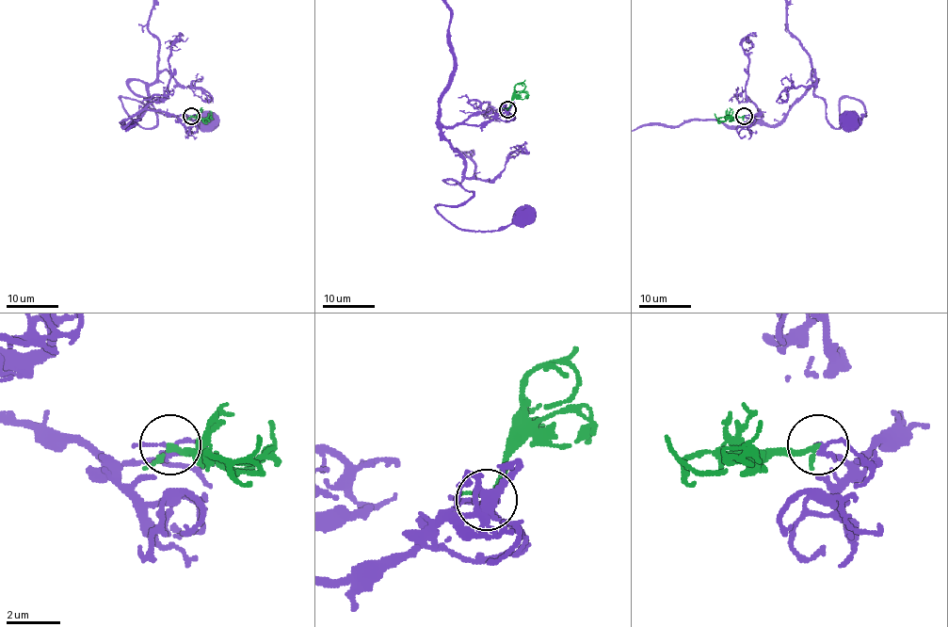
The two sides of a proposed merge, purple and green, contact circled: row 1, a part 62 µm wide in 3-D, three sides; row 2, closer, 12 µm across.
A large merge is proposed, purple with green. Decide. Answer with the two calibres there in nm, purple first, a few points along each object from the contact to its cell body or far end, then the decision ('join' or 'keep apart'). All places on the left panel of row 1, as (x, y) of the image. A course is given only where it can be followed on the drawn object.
calibres 180 and 170 nm; course purple (190, 115), (139, 110), (126, 124), (149, 87), (129, 88), (155, 111), (150, 128), (120, 98), (208, 118); course green (190, 115), (206, 118), (209, 114); keep apart

